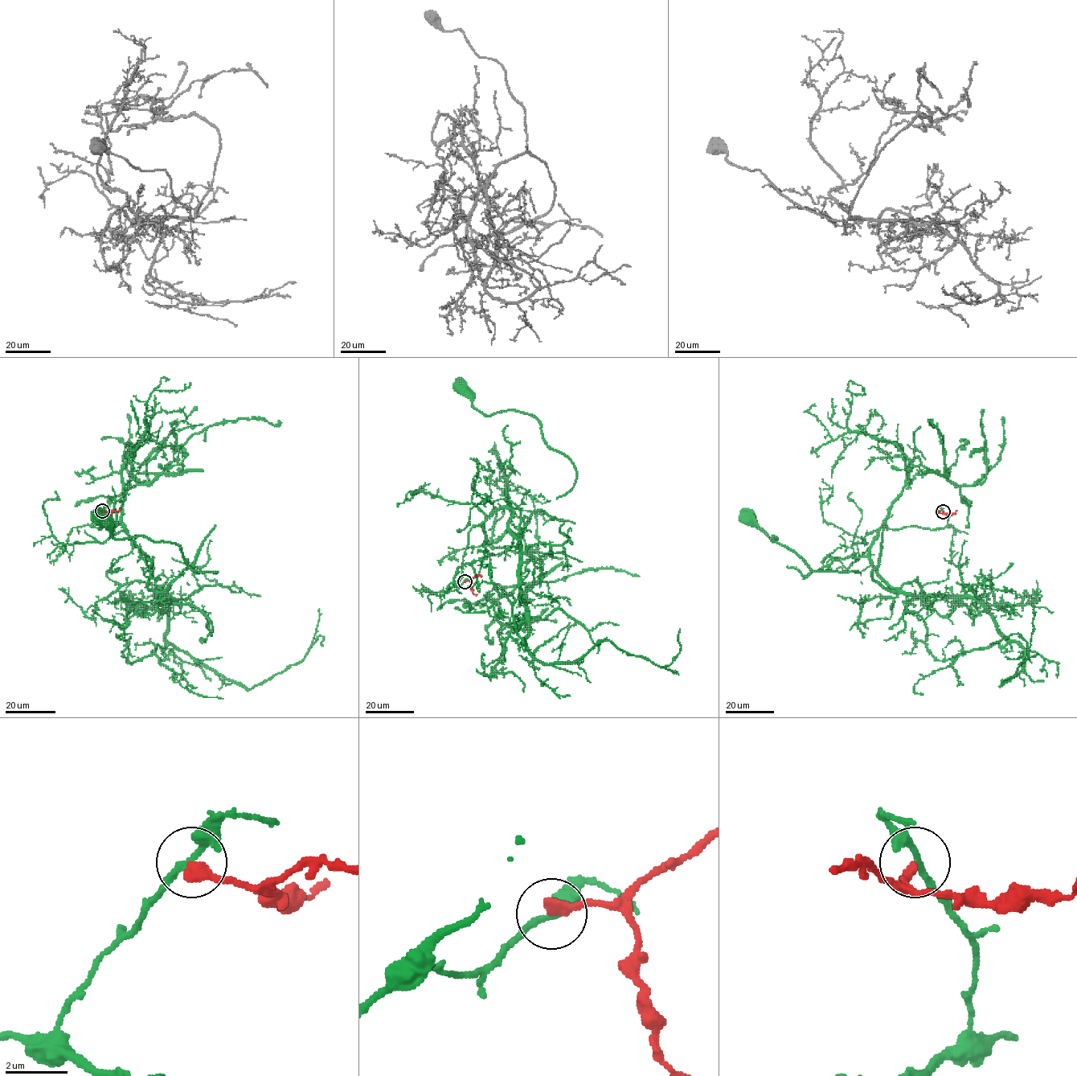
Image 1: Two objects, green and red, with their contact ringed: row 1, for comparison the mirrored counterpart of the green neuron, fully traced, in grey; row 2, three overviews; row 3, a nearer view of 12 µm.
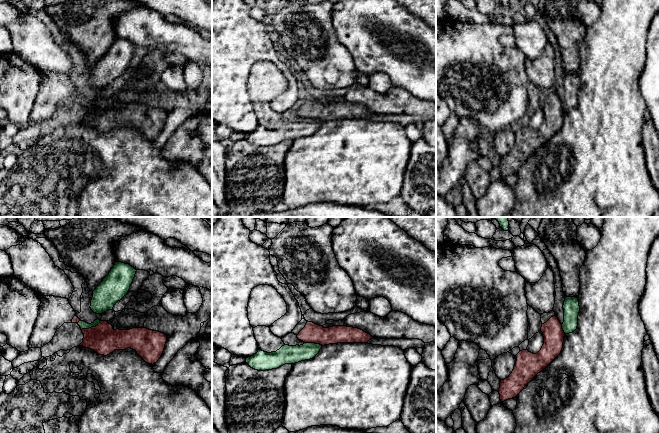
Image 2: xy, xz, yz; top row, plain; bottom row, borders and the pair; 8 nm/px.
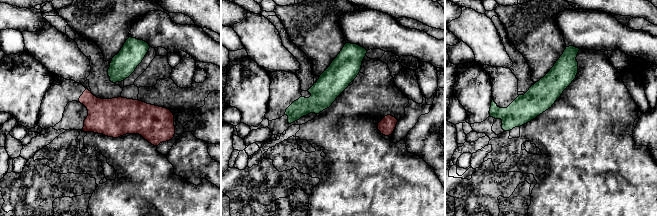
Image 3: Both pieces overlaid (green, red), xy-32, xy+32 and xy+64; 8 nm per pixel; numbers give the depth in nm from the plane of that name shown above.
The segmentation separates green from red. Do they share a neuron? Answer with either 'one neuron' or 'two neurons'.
two neurons

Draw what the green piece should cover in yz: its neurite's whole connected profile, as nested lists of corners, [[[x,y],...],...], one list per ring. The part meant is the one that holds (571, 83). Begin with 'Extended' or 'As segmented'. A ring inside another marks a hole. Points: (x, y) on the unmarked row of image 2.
As segmented. [[[566,72],[563,85],[564,85],[564,98],[562,100],[562,105],[565,110],[569,110],[574,108],[578,102],[578,91],[580,88],[578,74]]]

